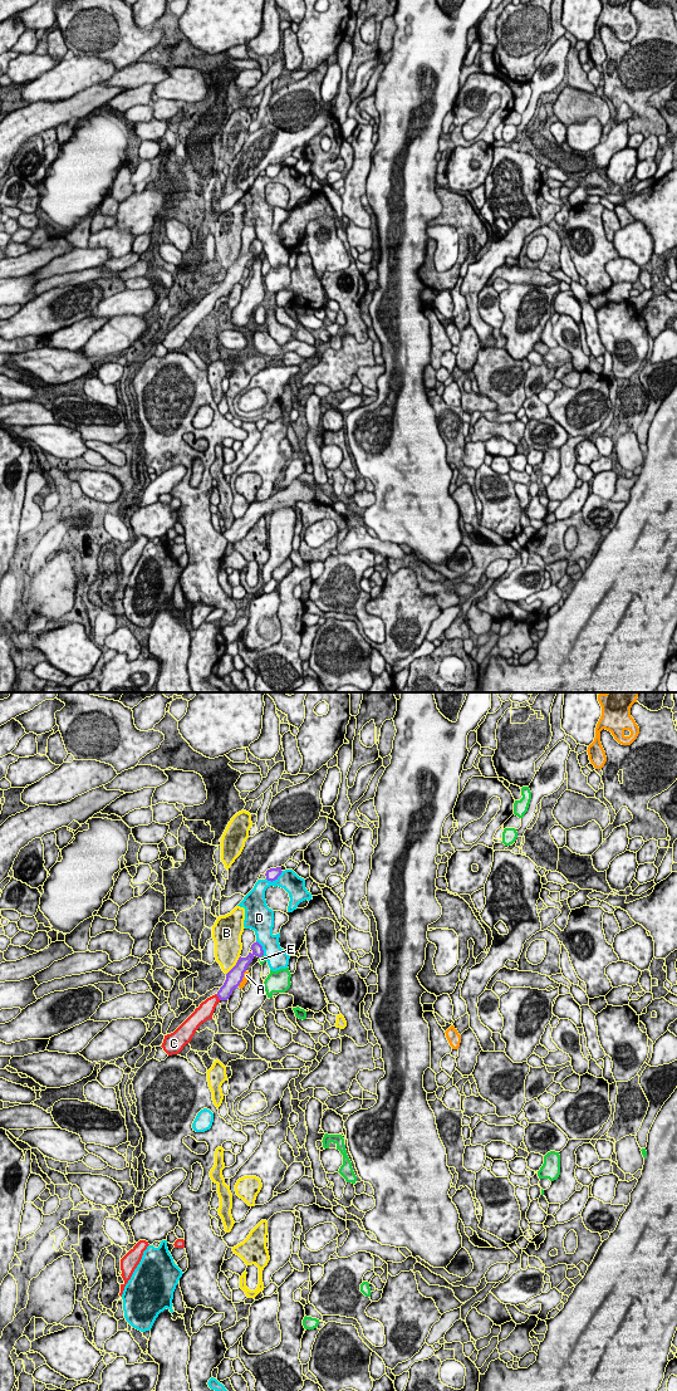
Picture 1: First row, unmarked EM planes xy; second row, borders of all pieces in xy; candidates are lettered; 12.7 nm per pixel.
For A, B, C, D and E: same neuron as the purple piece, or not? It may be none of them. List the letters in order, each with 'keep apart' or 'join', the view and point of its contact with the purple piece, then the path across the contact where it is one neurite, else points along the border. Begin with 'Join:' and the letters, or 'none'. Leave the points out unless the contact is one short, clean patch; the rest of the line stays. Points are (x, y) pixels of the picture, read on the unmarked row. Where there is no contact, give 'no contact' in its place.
Join: C
A: keep apart | xy (241, 274)
B: keep apart | xy (235, 261)
C: join | xy (217, 292) | across xy (231, 278), (217, 292), (205, 307)
D: keep apart | xy (274, 176)
E: keep apart | xy (261, 251) | along xy (263, 250), (260, 254)

